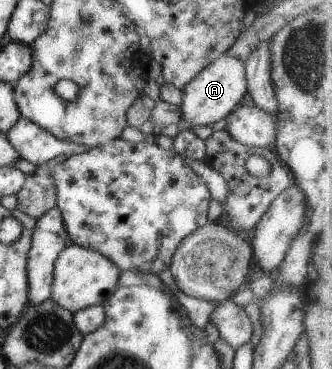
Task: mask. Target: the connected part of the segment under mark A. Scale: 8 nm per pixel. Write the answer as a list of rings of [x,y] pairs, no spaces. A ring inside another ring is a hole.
[[[221,54],[208,66],[205,66],[191,81],[188,81],[181,91],[179,103],[180,119],[187,125],[211,125],[224,118],[236,103],[246,100],[246,77],[244,63],[237,58]]]

